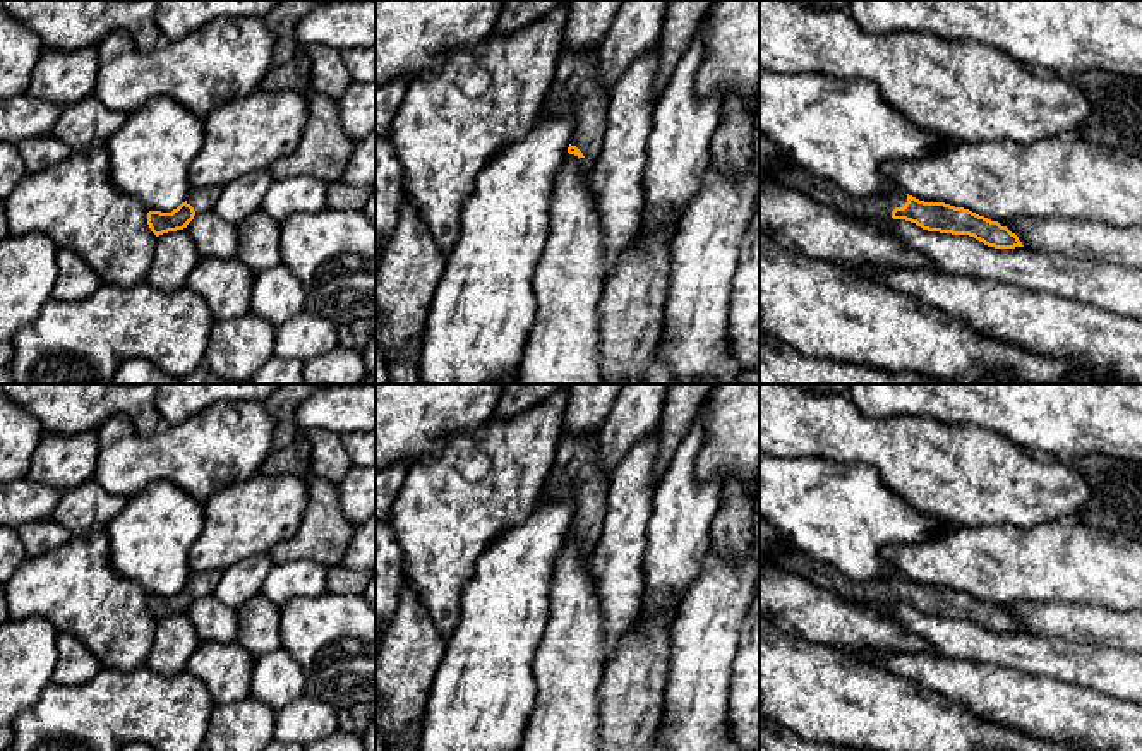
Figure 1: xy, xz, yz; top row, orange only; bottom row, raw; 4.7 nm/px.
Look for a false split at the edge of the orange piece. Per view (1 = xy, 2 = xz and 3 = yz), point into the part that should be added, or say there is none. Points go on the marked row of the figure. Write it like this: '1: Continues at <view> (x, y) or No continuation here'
1: Continues at xy (204, 199)
2: Continues at xz (577, 90)
3: Continues at yz (880, 206)

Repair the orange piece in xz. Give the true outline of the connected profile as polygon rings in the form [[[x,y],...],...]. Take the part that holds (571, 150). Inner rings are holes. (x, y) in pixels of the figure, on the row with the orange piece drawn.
[[[562,48],[556,75],[540,113],[571,113],[573,137],[569,154],[593,165],[604,144],[610,94],[600,84],[595,50]]]

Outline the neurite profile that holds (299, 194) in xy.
[[[304,175],[273,180],[261,209],[278,223],[295,213],[319,213],[328,207],[328,182]]]

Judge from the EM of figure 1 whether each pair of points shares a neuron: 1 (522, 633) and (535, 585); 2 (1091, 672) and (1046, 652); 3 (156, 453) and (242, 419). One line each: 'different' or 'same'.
1: same
2: same
3: same

